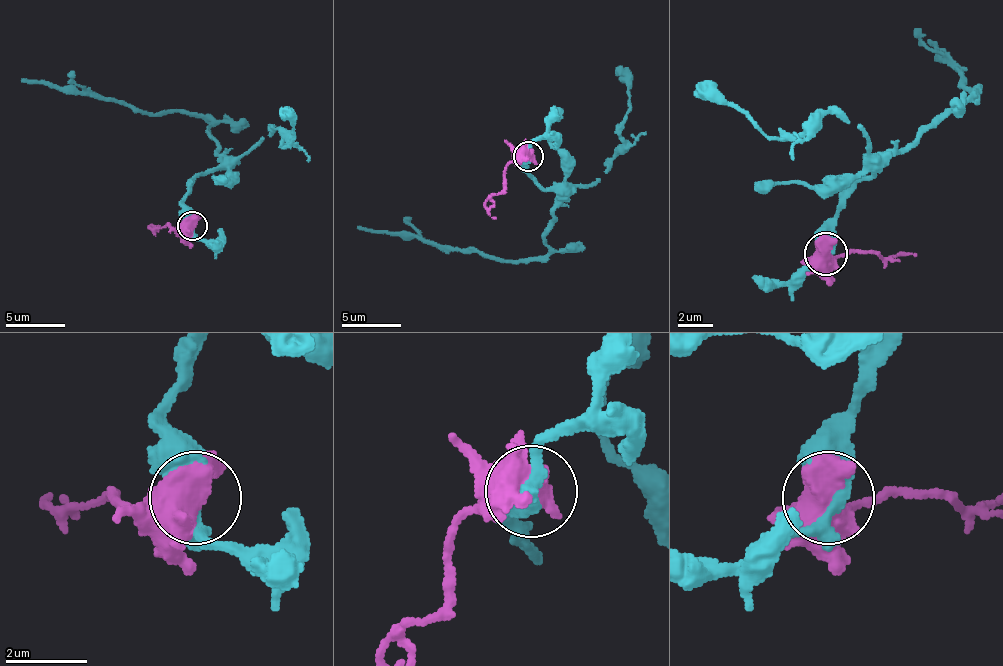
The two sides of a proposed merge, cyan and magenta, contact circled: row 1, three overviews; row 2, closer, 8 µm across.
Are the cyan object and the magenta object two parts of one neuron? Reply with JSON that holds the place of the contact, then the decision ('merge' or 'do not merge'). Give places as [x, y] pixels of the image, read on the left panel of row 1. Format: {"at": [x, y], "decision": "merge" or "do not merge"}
{"at": [192, 225], "decision": "do not merge"}

